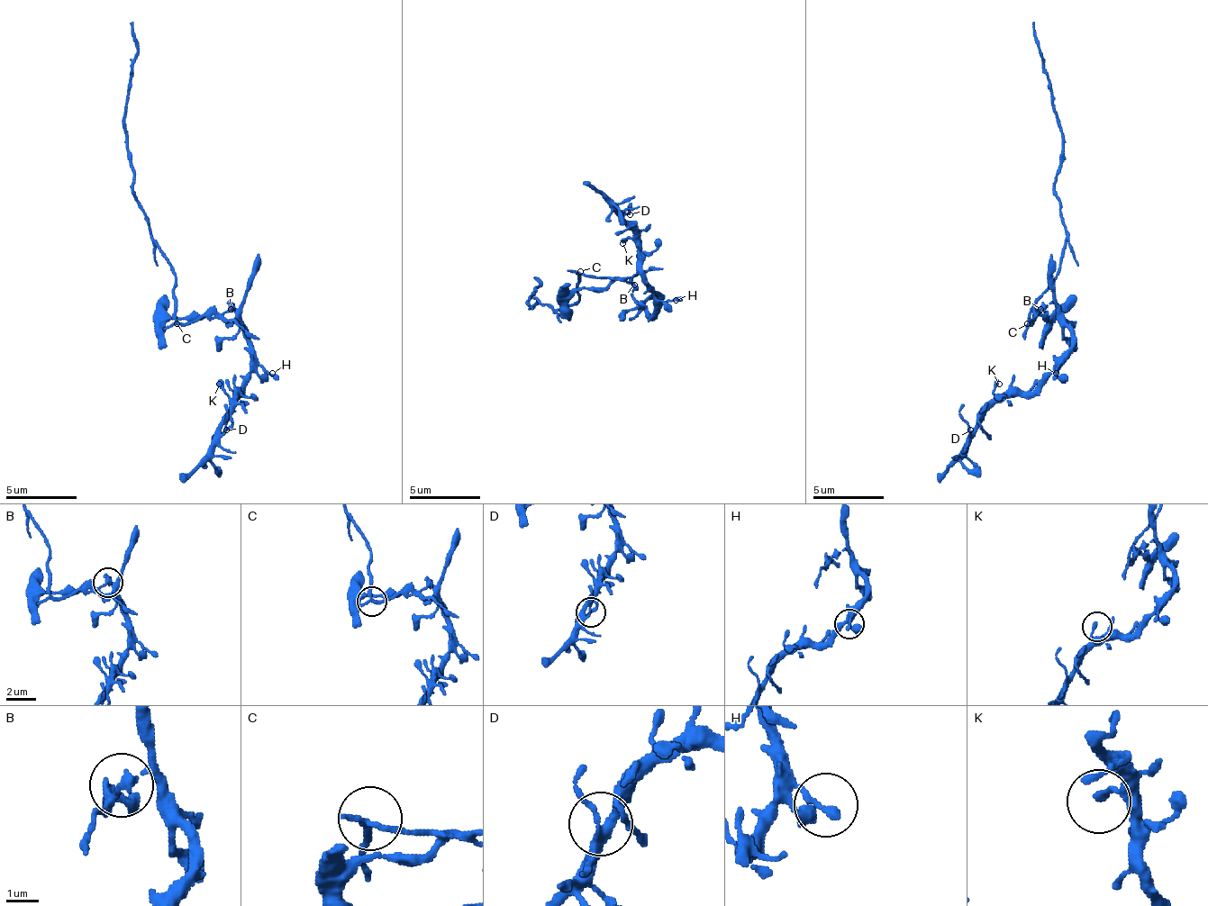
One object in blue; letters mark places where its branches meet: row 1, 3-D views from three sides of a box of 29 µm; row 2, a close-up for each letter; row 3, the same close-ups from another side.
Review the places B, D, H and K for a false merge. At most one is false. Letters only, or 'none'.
B

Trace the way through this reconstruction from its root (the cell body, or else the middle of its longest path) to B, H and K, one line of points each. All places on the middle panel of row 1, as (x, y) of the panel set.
B: (580, 275), (626, 278), (633, 285)
H: (580, 275), (626, 278), (633, 285), (633, 296), (651, 313), (665, 300), (676, 300)
K: (580, 275), (626, 278), (651, 313), (655, 289), (640, 275), (640, 247), (633, 240), (622, 243)

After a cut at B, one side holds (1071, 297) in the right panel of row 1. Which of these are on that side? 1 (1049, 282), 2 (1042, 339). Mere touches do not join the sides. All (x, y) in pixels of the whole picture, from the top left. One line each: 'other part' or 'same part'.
1: other part
2: same part

